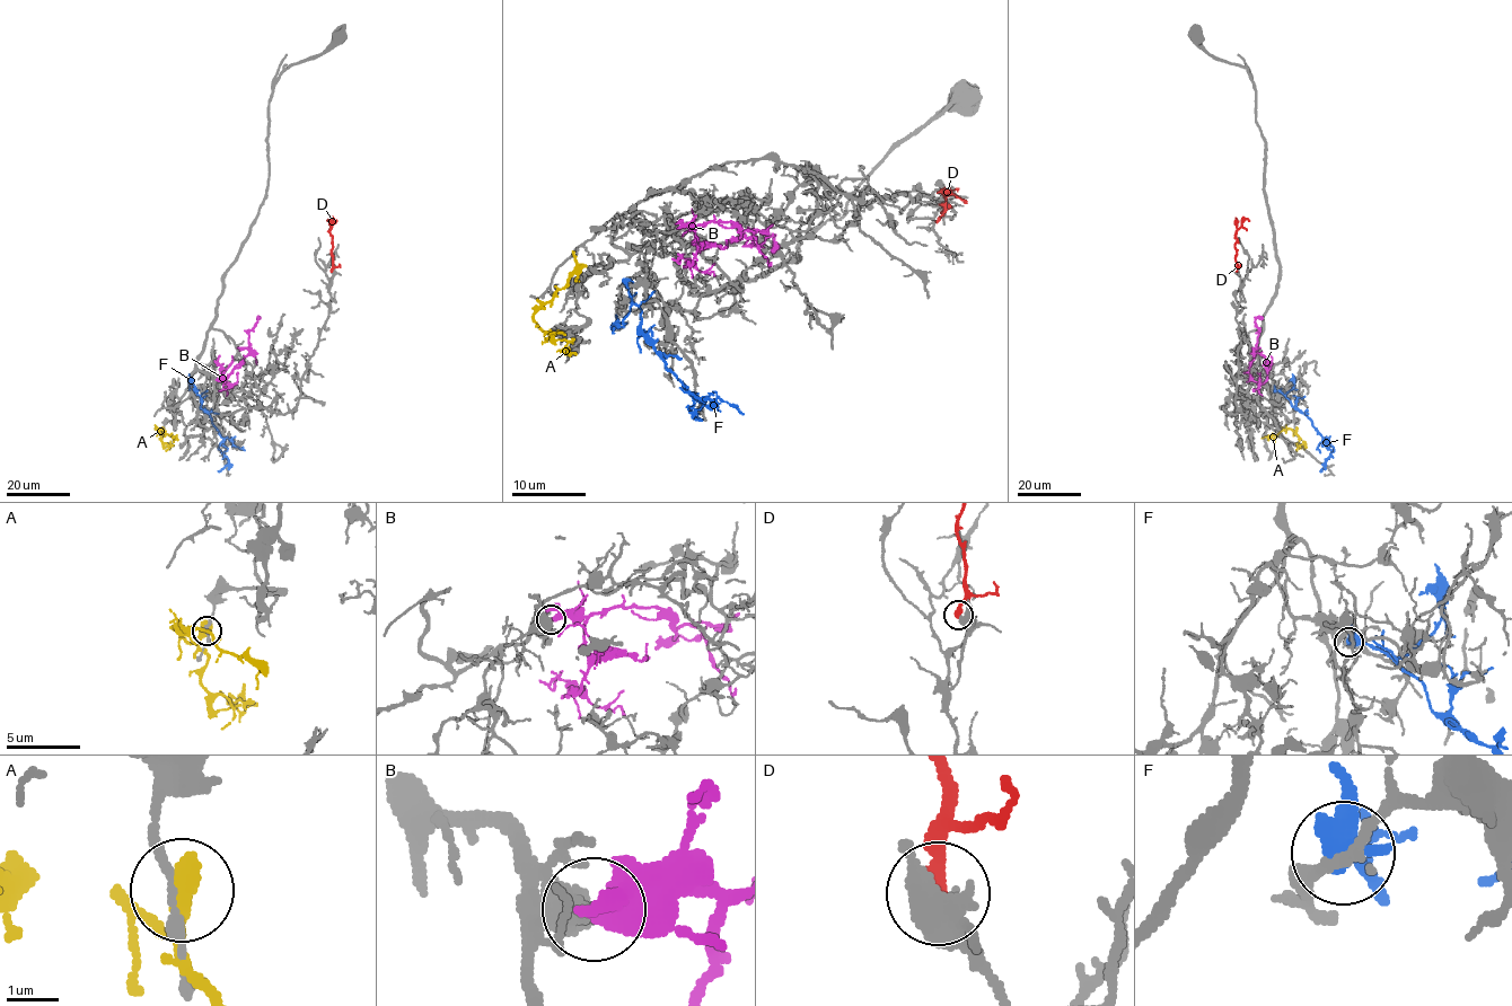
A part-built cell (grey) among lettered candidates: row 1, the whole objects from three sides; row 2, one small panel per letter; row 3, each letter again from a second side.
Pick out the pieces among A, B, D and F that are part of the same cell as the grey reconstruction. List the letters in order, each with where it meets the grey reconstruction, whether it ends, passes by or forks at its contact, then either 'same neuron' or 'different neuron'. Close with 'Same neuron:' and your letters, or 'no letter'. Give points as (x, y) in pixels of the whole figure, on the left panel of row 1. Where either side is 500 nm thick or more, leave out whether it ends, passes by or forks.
A: meets grey at (163, 430); it passes by; different neuron
B: meets grey at (217, 379); it passes by; same neuron
D: meets grey at (332, 271); it ends there; different neuron
F: meets grey at (194, 390); it passes by; different neuron
Same neuron: B

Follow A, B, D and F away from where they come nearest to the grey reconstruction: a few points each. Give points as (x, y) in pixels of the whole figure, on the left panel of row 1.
A: (163, 430), (156, 429), (173, 438)
B: (217, 379), (227, 378), (248, 353), (248, 332), (257, 317)
D: (331, 271), (331, 219), (326, 220)
F: (195, 391), (227, 448), (223, 455), (228, 464), (218, 470)

